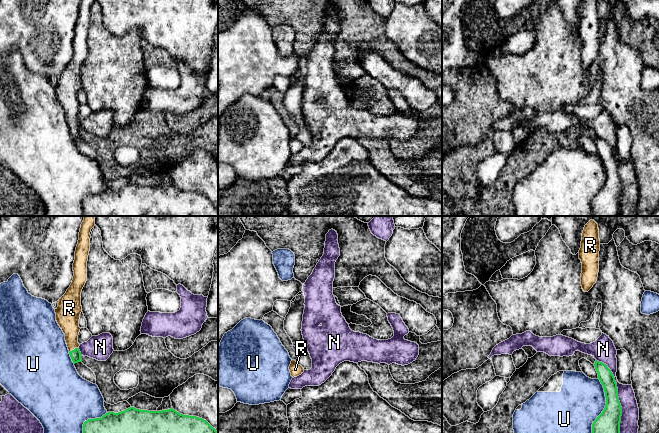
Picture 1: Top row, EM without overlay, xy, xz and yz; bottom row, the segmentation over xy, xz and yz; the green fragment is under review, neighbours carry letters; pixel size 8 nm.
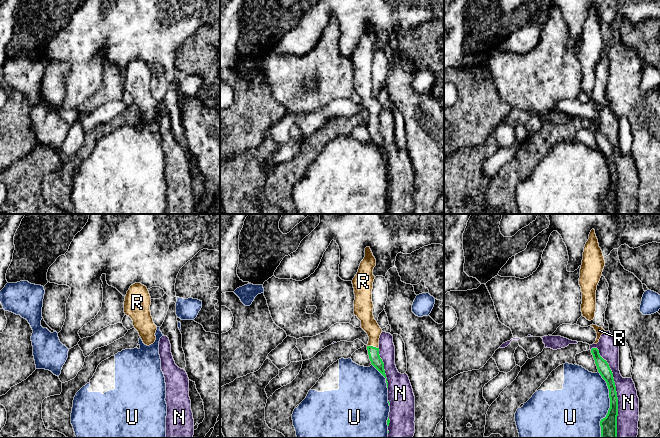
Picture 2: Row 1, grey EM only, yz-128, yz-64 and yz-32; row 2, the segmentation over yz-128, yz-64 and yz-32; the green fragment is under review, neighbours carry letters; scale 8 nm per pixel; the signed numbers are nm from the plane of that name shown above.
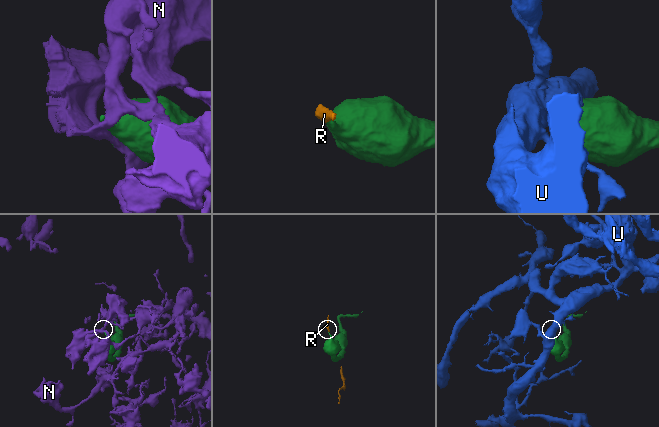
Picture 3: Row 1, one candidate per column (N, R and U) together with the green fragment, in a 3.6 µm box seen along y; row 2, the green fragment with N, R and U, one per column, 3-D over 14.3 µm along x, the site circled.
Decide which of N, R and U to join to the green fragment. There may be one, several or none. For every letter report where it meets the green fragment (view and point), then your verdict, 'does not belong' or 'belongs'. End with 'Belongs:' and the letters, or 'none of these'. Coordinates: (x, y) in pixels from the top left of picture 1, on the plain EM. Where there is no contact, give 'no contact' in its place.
N: yz (618, 173) | does not belong
R: xy (74, 125) | belongs
U: yz (604, 185) | does not belong
Belongs: R

